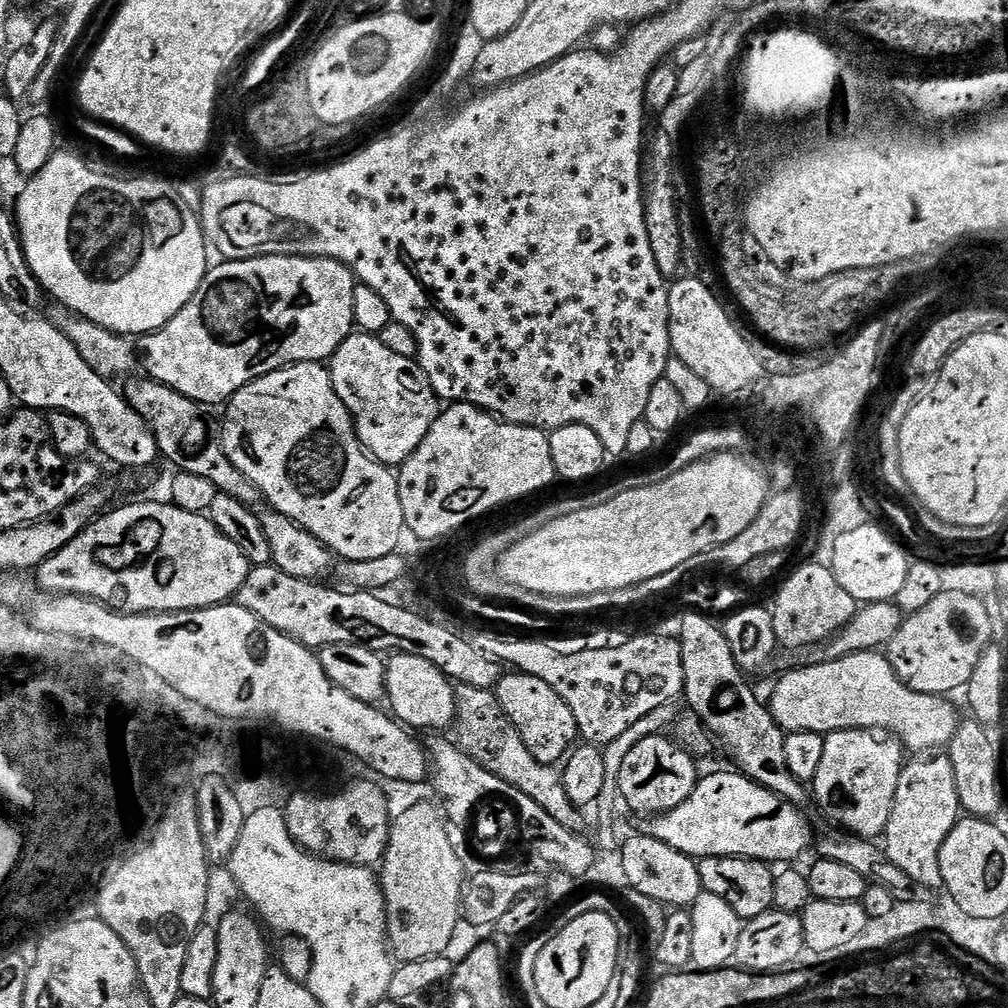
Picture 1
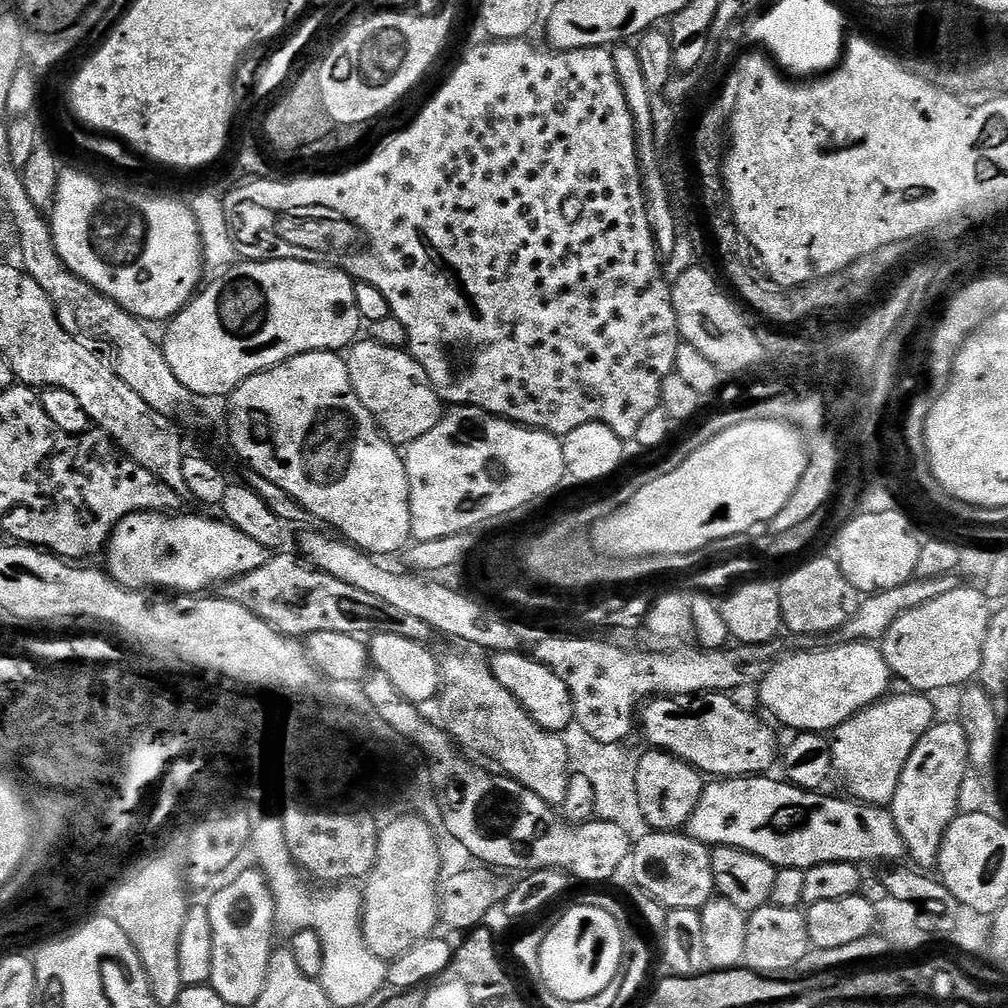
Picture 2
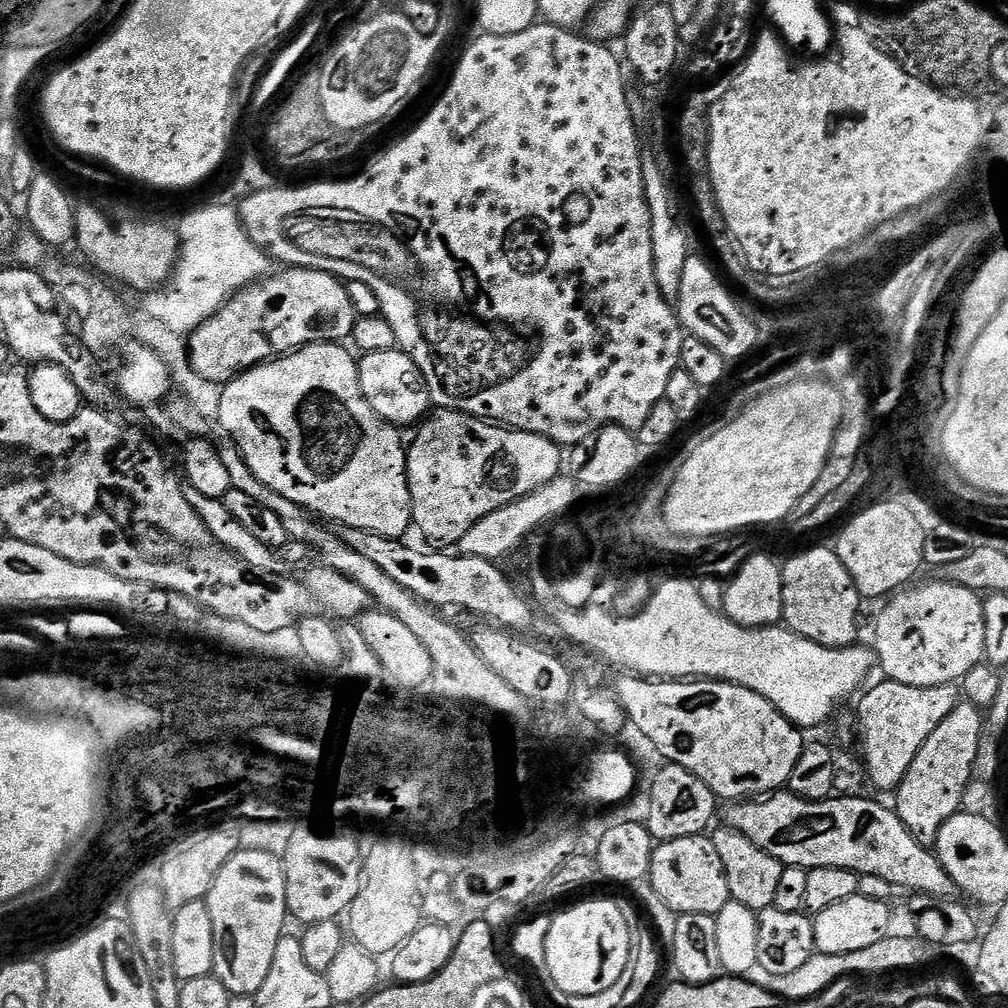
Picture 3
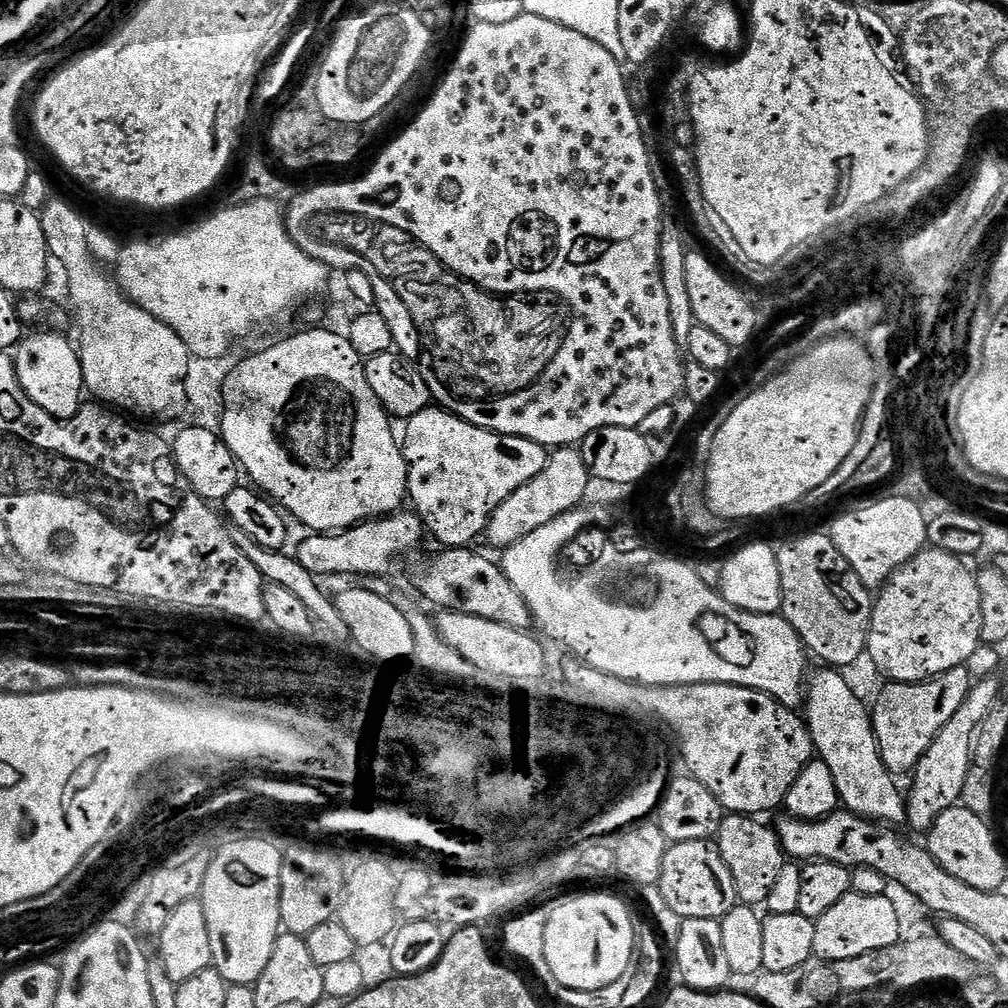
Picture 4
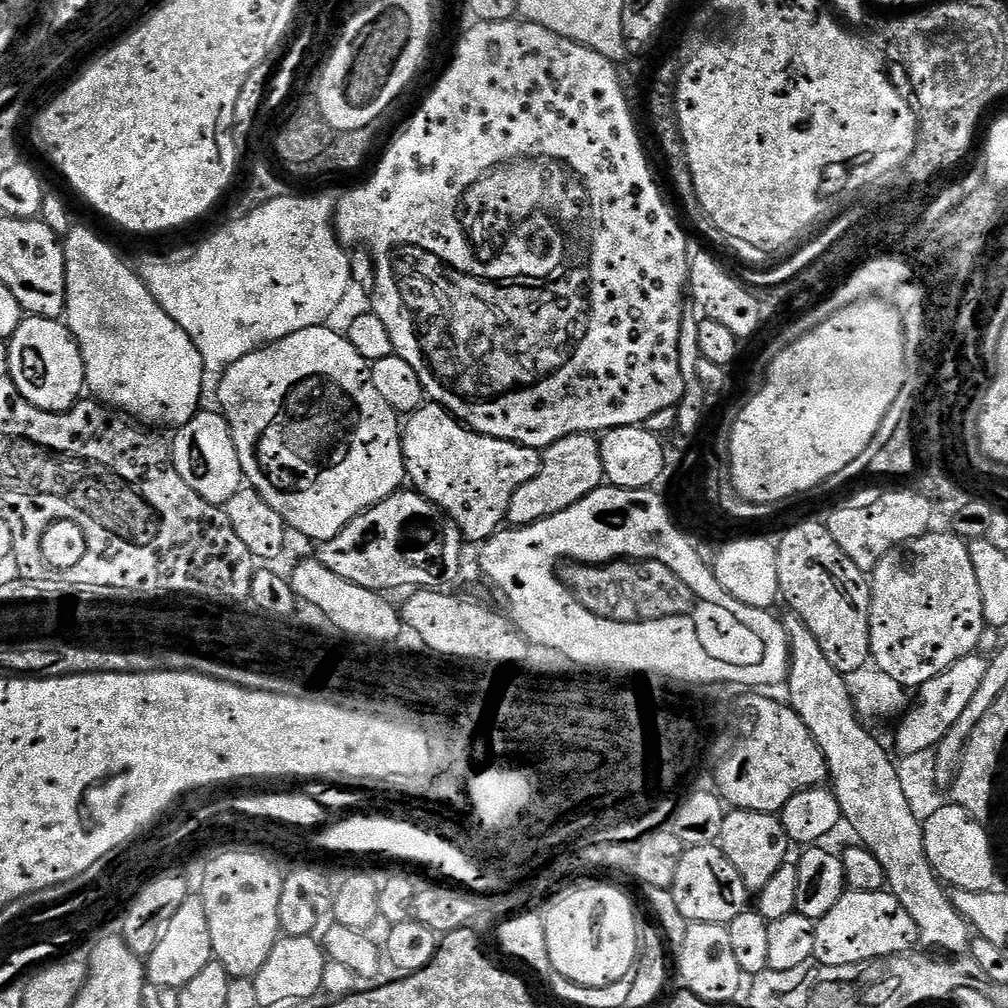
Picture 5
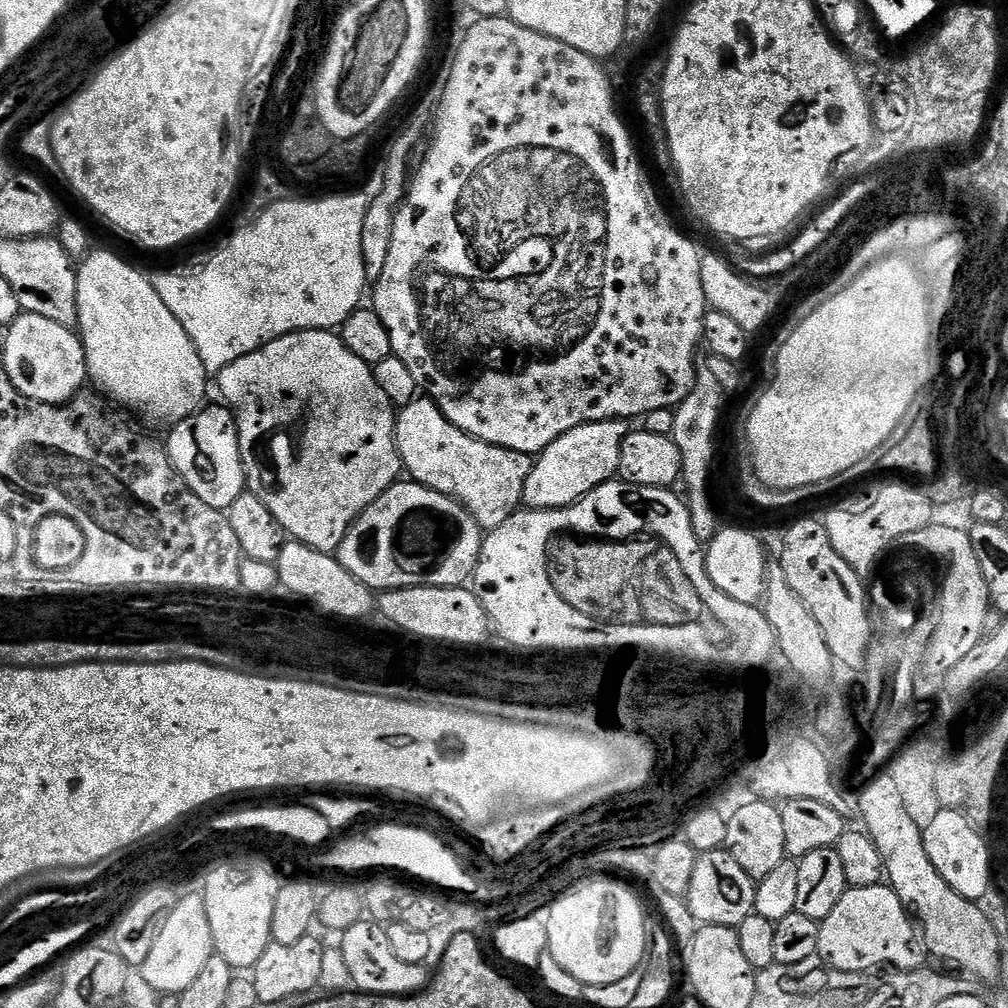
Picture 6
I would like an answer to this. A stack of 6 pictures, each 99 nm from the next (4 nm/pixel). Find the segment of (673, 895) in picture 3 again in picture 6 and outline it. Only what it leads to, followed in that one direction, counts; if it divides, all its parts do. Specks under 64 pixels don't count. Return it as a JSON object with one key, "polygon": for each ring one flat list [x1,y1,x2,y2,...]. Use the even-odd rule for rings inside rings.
{"polygon":[[715,848,712,852,702,852,697,855,694,862,694,874,690,877,686,903,697,925,713,924,736,929,745,918,753,915,756,906,756,886,757,881,752,880,750,874,746,874,746,870,742,870,742,866,734,862,734,858,730,858,727,850]]}

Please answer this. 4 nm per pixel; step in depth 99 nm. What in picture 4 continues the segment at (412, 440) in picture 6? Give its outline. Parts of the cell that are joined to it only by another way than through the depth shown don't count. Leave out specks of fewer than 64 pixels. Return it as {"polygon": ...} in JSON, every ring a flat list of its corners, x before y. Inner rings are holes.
{"polygon":[[439,406,423,408,407,424,408,433,402,436,404,461,408,463,407,499,416,515,423,520,425,529,431,535,433,532,437,542,444,544,440,546,445,549,475,545,475,540,487,533,494,510,498,510,498,506,502,506,502,502,506,502,514,490,526,486,530,478,542,474,550,459,549,449,543,448,538,442,479,428]]}

